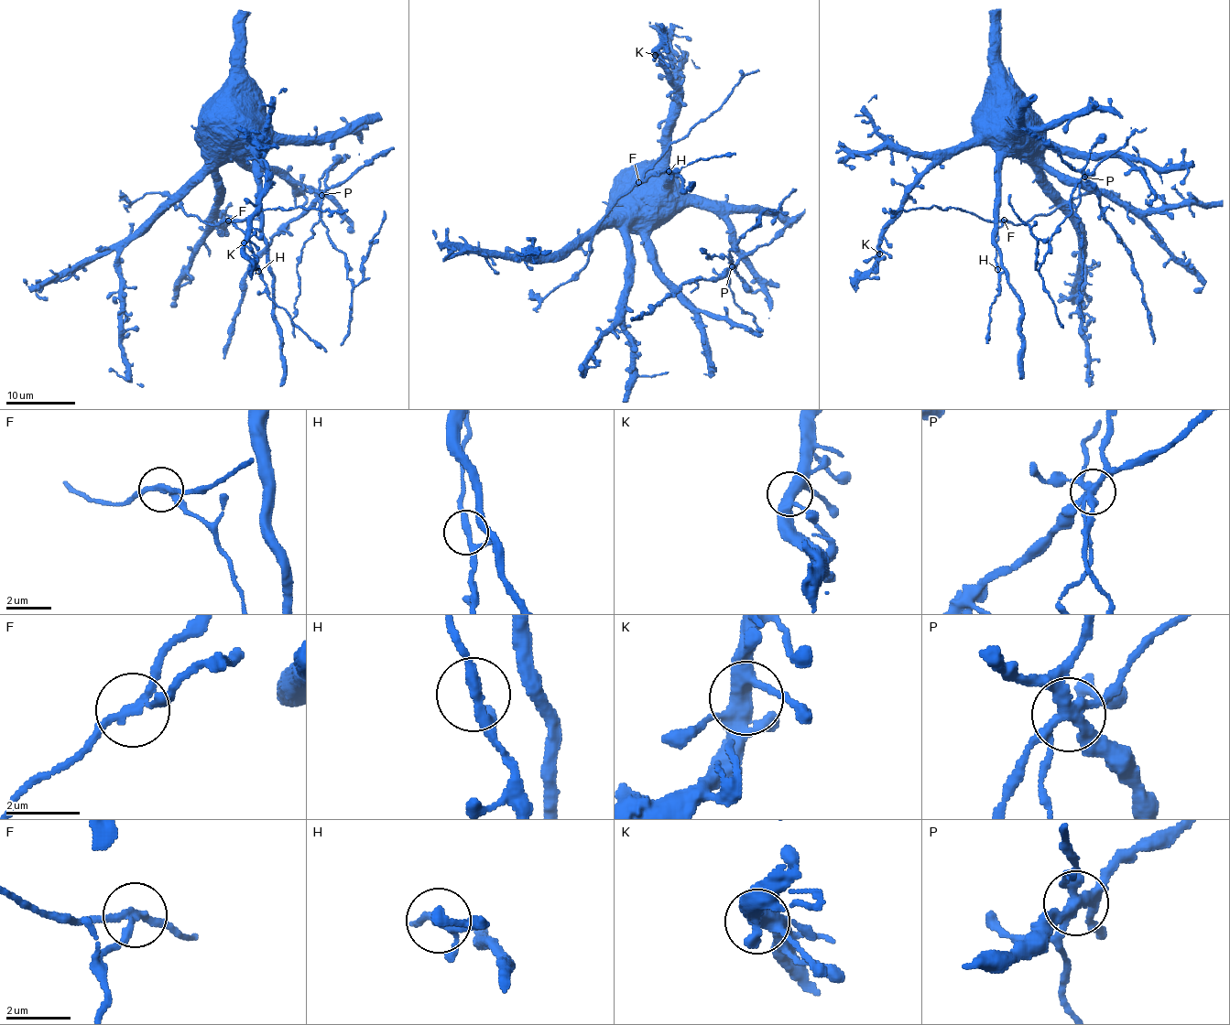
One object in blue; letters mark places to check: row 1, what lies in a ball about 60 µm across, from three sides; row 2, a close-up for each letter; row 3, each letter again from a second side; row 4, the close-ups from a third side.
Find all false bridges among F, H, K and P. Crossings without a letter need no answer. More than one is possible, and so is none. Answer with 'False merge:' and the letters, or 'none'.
False merge: F, P

